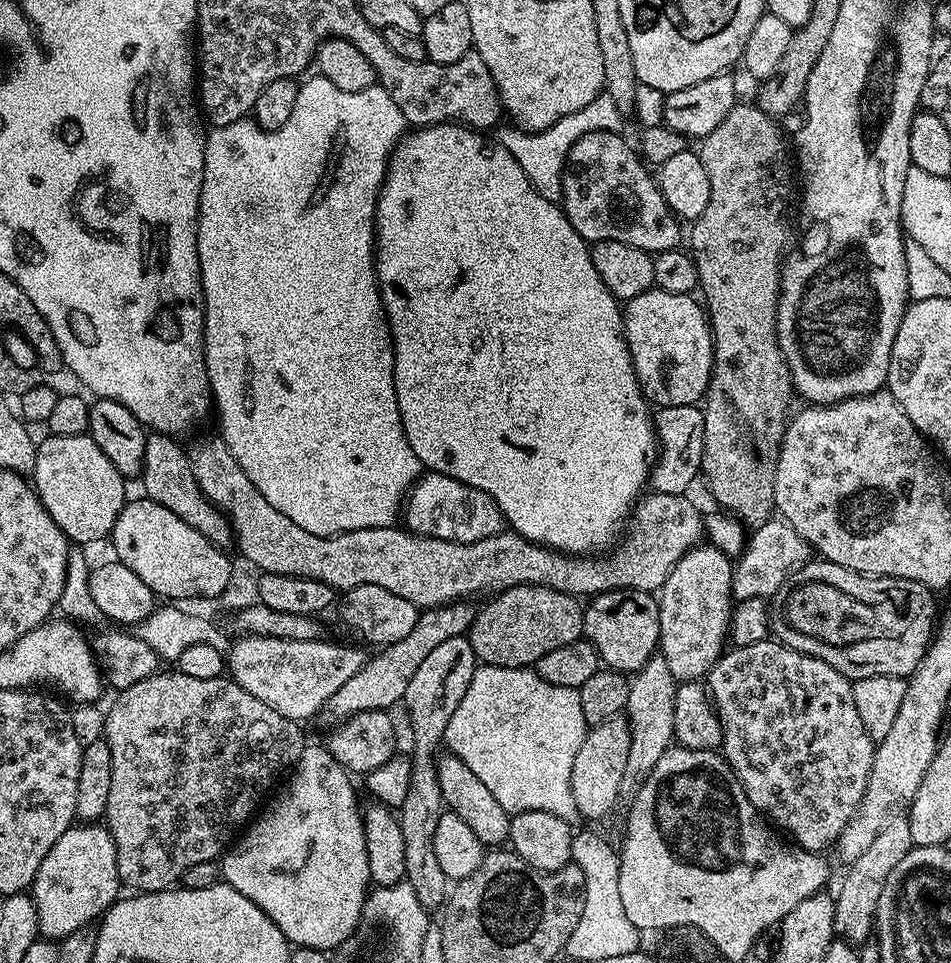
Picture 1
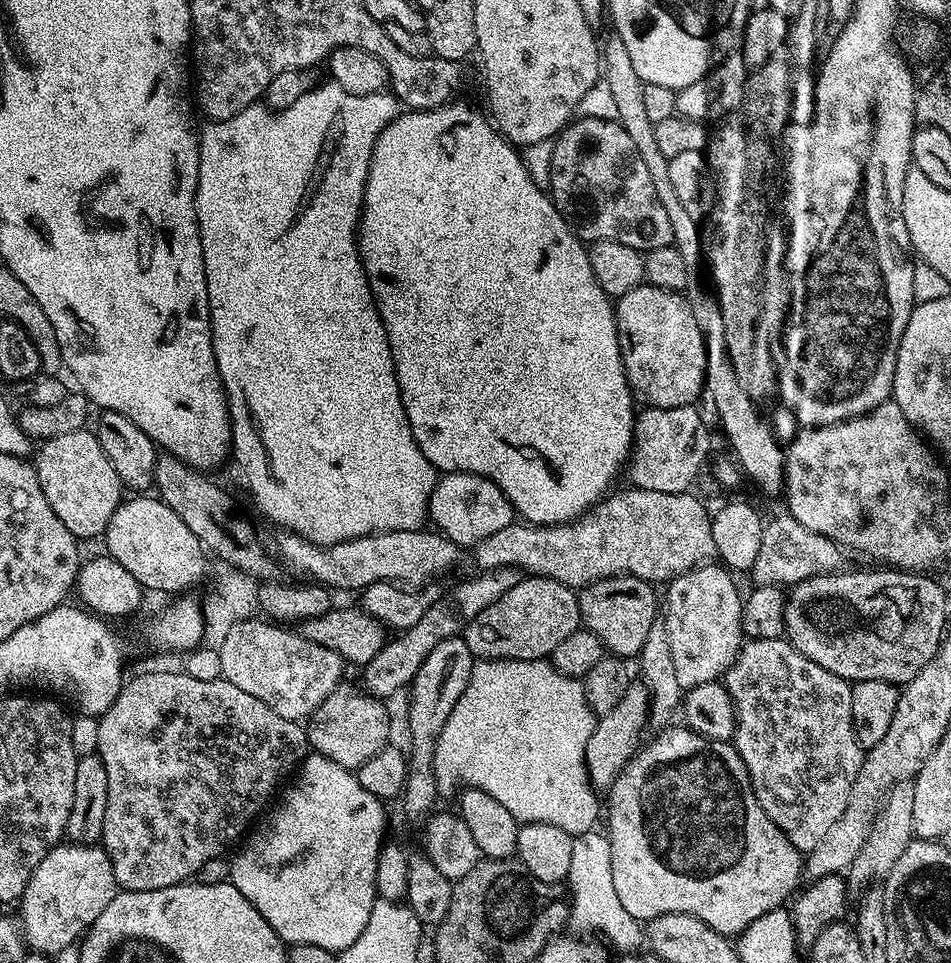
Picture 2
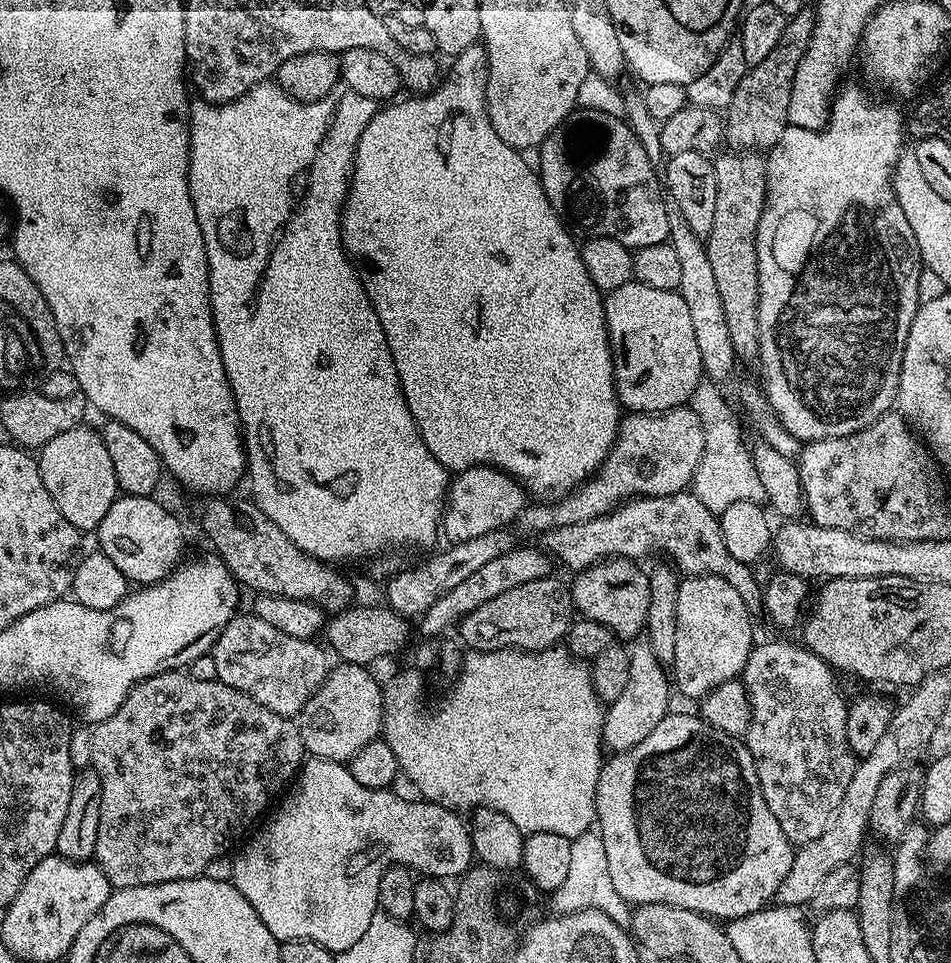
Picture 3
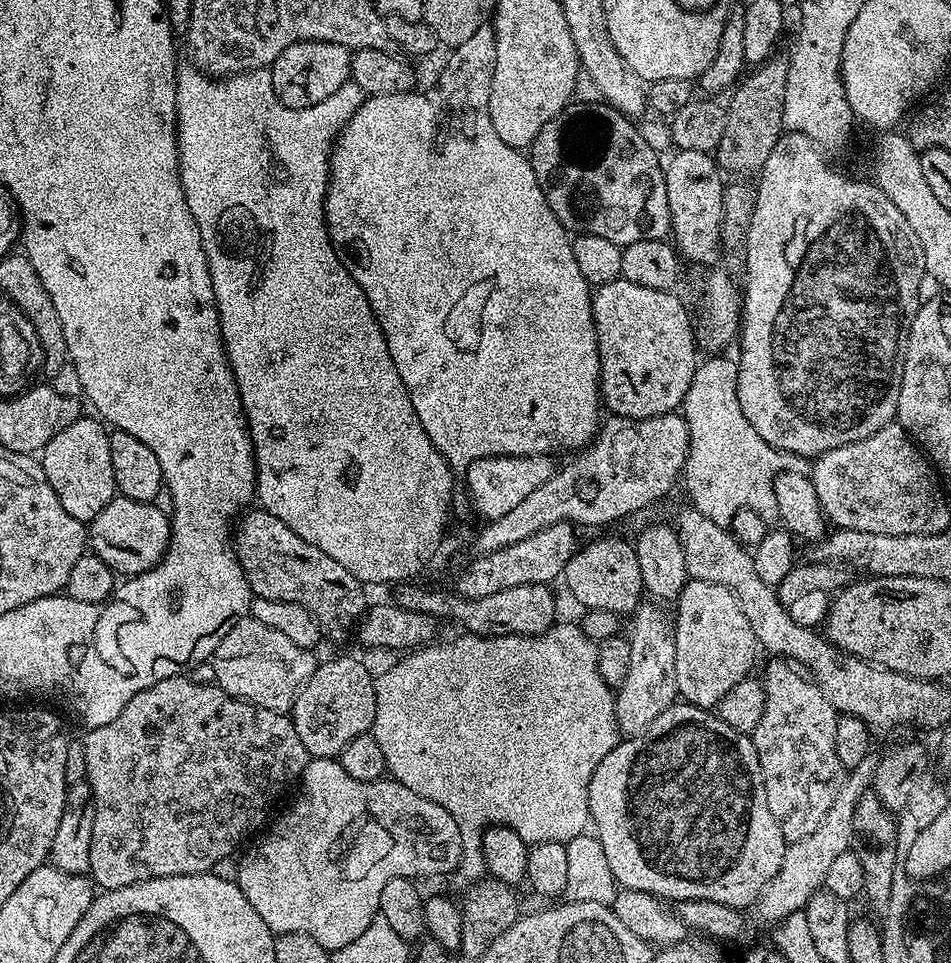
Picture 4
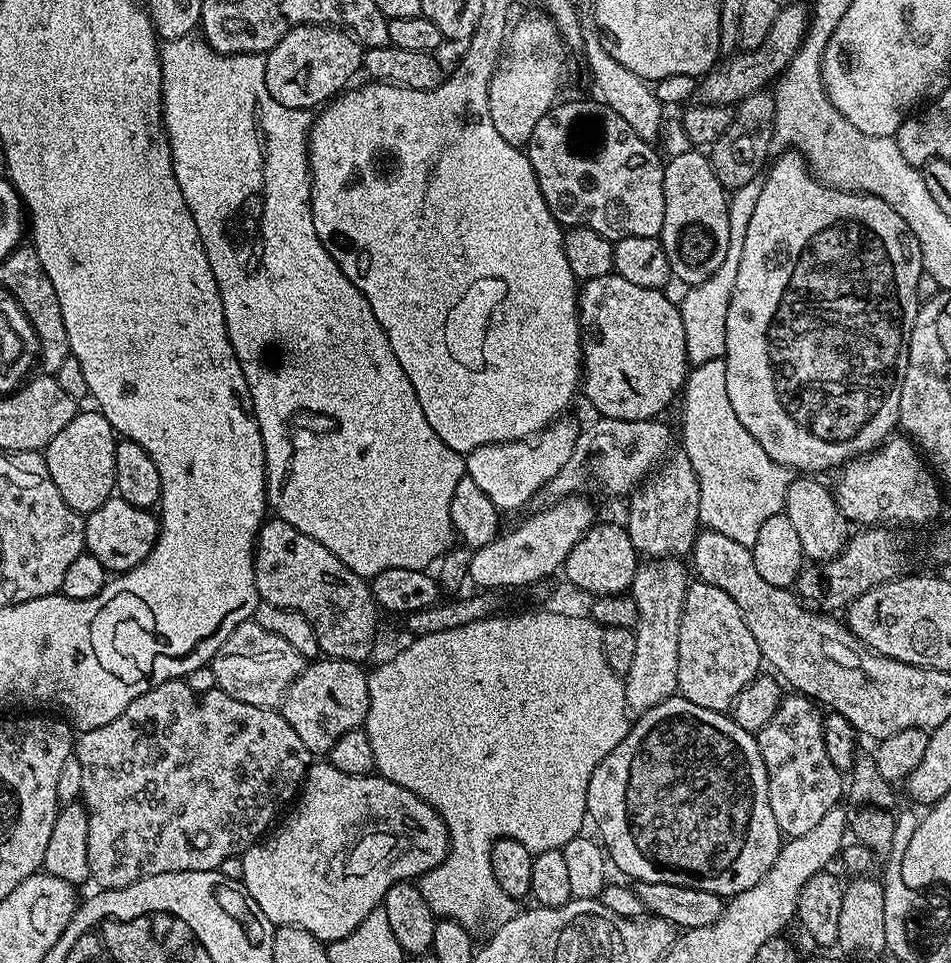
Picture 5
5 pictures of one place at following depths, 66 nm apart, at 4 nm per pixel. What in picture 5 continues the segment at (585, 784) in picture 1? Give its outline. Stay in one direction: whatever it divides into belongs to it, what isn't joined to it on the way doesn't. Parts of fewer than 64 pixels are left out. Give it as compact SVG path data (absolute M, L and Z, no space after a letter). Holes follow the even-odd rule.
M676 558L667 560L649 560L637 563L634 582L630 589L630 595L636 603L636 626L634 638L634 663L631 664L628 675L623 677L626 690L626 702L628 711L639 714L661 704L663 700L669 700L678 692L678 630L682 618L682 606L688 593L690 577L689 569L683 568L681 561Z

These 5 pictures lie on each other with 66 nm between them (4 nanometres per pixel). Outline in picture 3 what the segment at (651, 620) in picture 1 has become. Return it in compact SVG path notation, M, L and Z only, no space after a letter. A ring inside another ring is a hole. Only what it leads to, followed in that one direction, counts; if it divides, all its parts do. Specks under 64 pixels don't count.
M609 558L575 573L570 580L573 609L583 619L602 622L620 642L631 642L645 631L650 602L650 578L635 560Z

